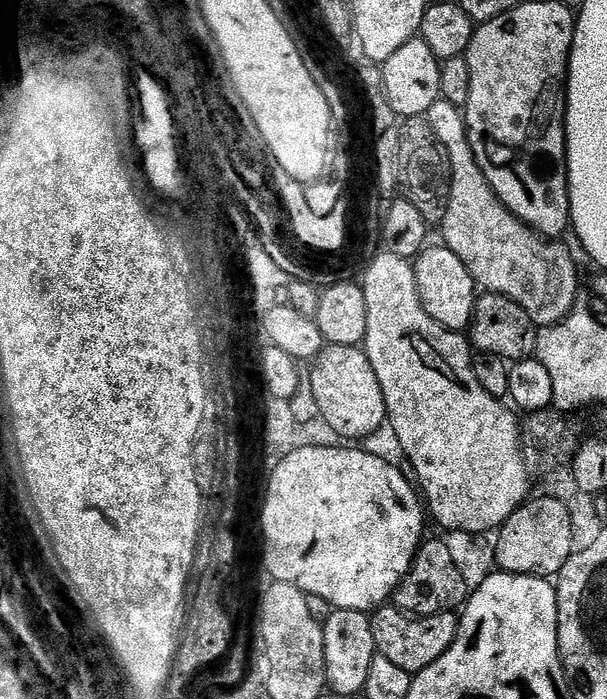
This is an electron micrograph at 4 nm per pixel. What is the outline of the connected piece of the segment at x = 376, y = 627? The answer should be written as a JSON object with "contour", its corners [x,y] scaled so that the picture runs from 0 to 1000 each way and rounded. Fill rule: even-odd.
{"contour":[[[628,868],[611,883],[616,918],[621,934],[662,959],[677,964],[702,959],[715,947],[722,947],[722,941],[728,941],[728,936],[735,936],[735,930],[741,930],[741,924],[751,917],[758,900],[753,877],[718,876],[713,881],[677,881],[659,870],[643,868]]]}

